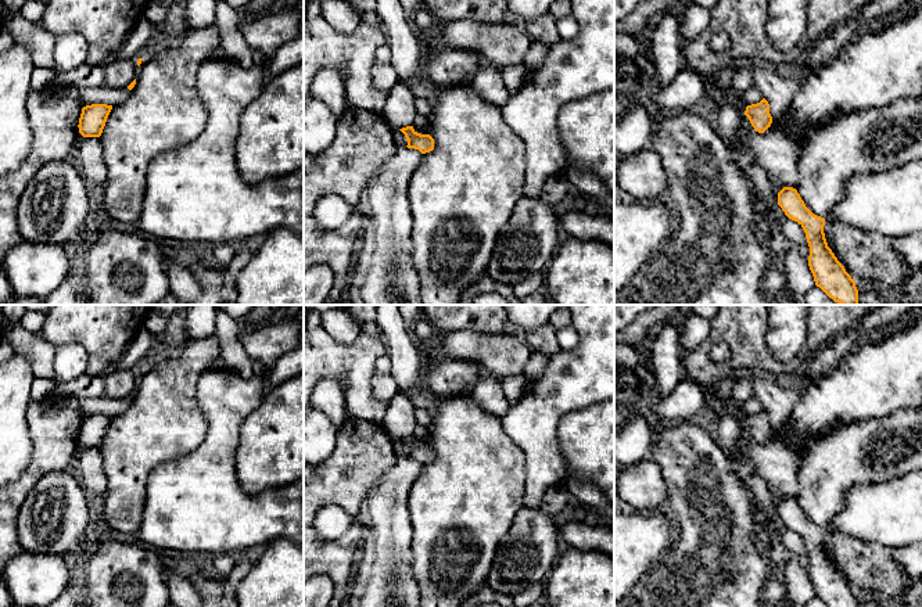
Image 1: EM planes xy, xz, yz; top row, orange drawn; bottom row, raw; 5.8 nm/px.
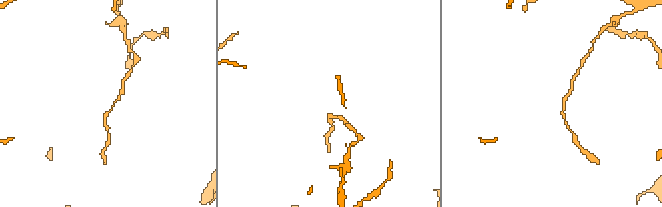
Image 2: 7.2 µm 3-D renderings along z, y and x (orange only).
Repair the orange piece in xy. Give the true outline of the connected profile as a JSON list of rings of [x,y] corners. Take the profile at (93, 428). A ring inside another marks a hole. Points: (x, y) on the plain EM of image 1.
[[[92,414],[82,419],[79,428],[79,443],[83,448],[100,448],[112,416]]]

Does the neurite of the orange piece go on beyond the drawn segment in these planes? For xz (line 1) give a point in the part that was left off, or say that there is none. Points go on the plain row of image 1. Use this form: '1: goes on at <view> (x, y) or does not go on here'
1: does not go on here

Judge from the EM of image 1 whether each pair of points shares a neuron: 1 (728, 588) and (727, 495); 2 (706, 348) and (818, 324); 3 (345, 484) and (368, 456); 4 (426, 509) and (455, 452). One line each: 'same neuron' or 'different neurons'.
1: same neuron
2: same neuron
3: same neuron
4: same neuron

